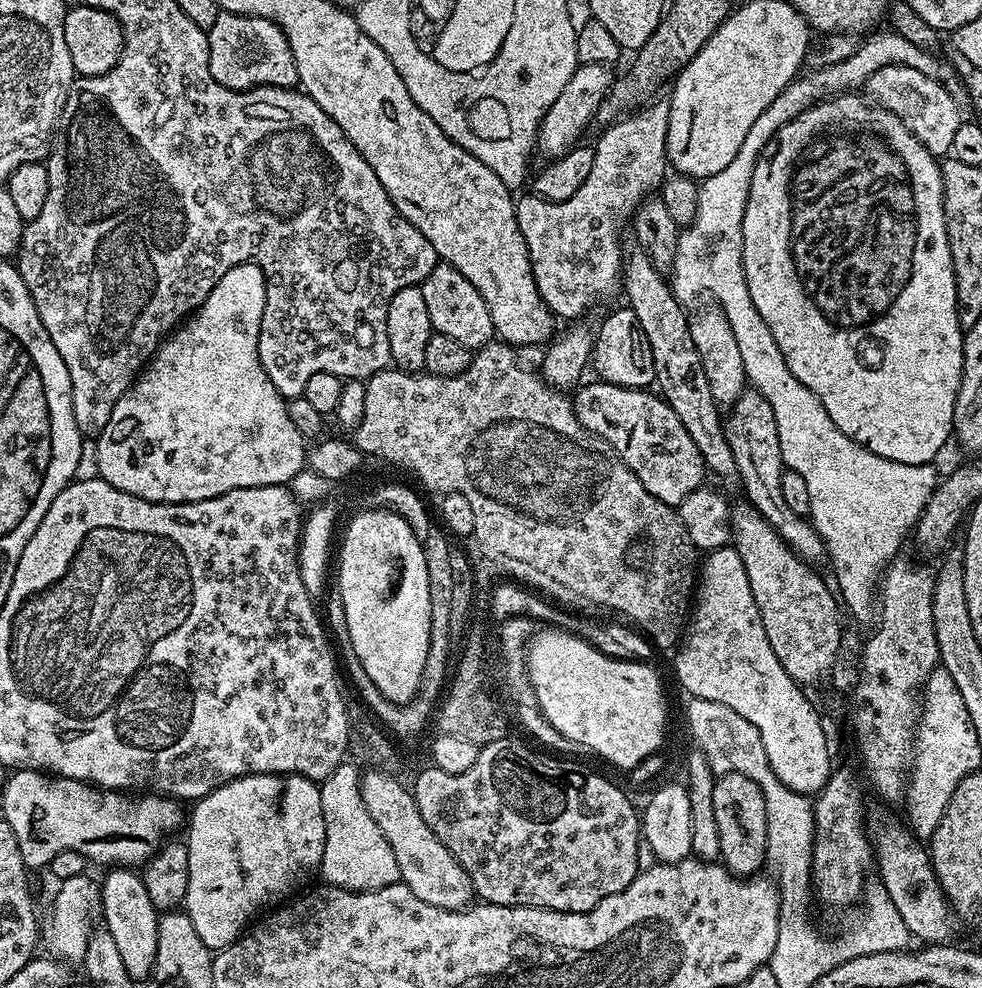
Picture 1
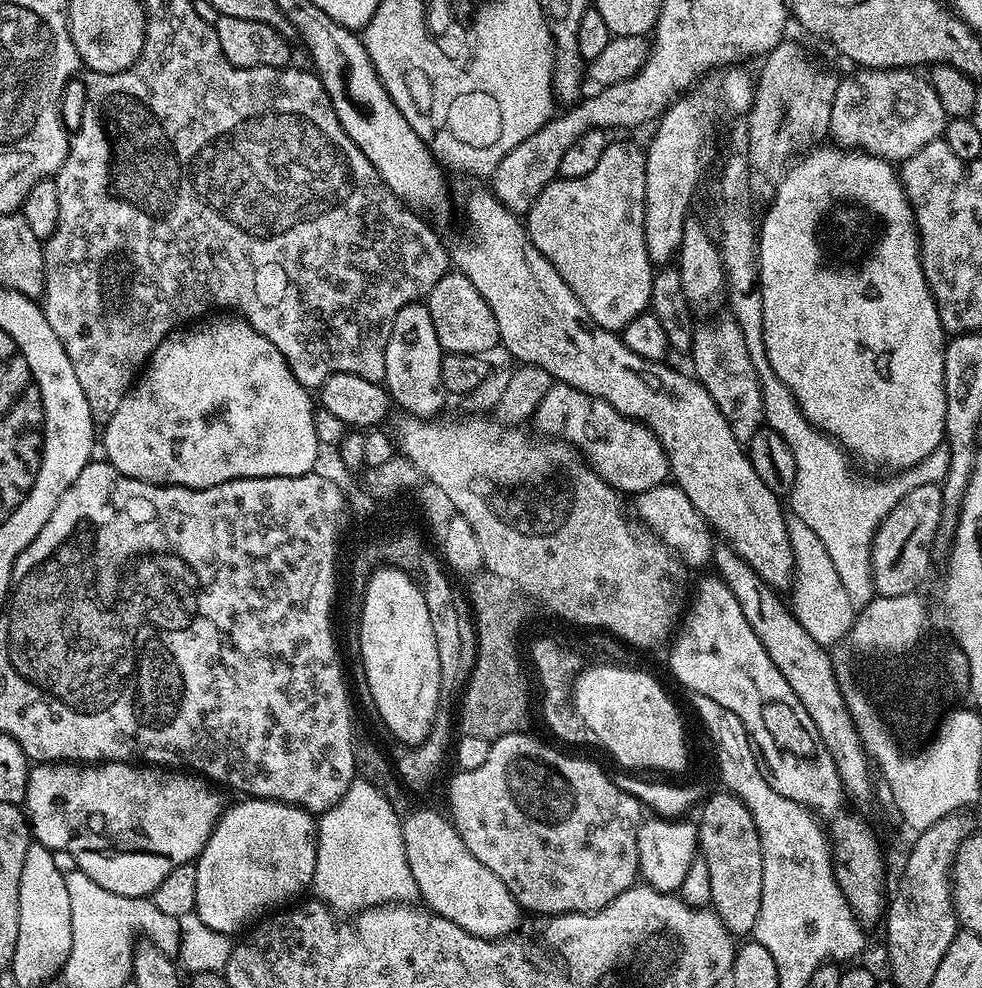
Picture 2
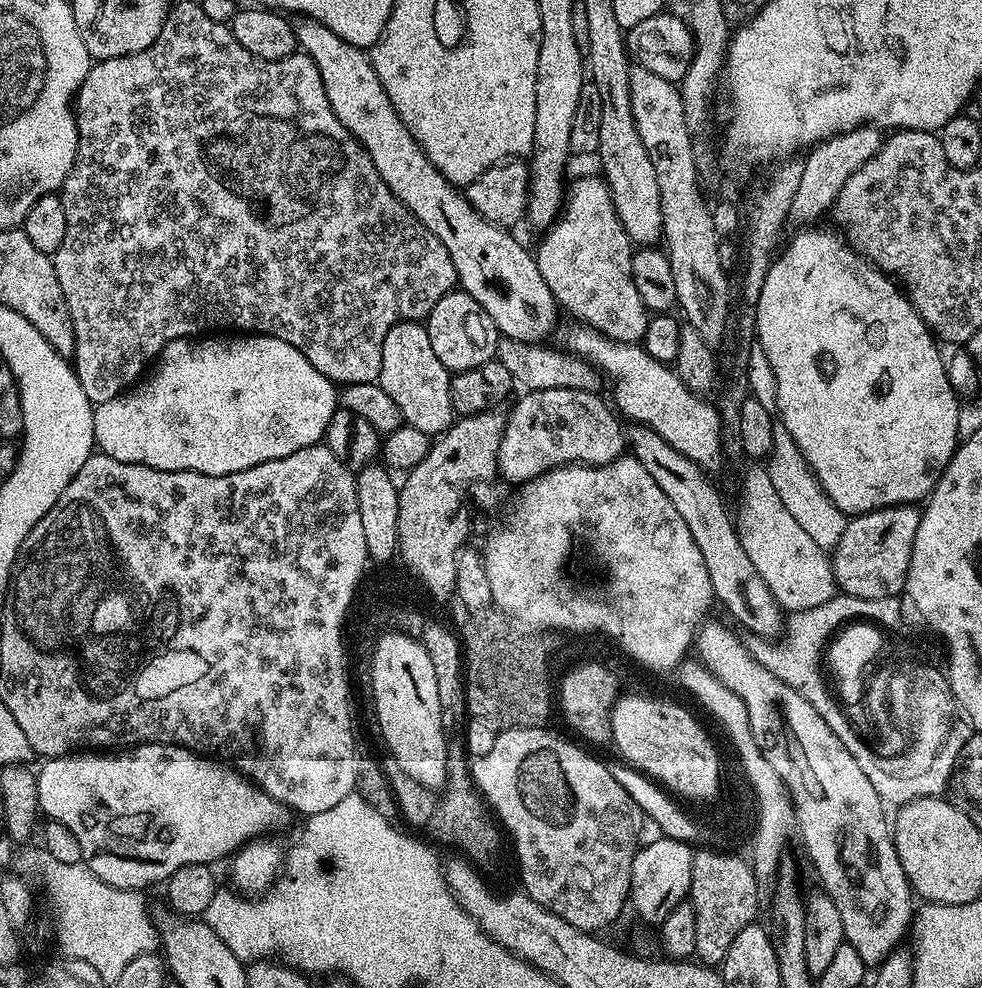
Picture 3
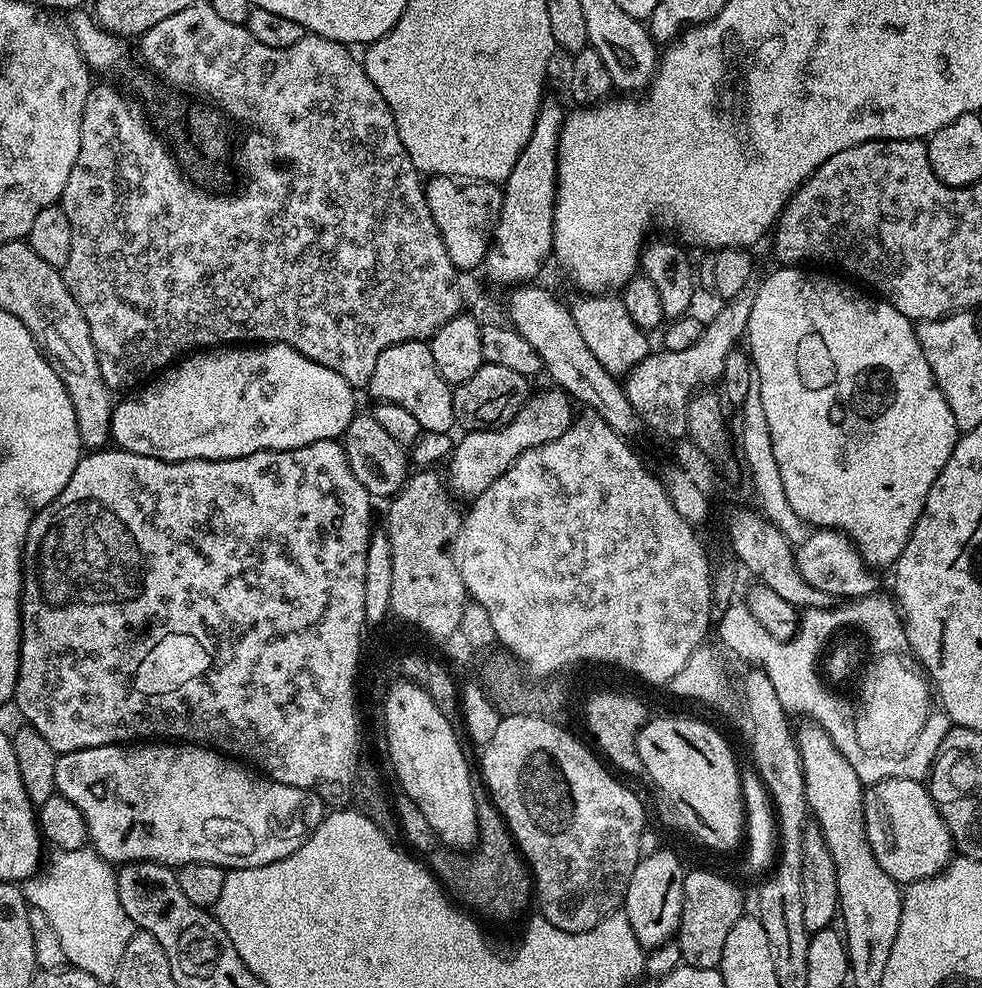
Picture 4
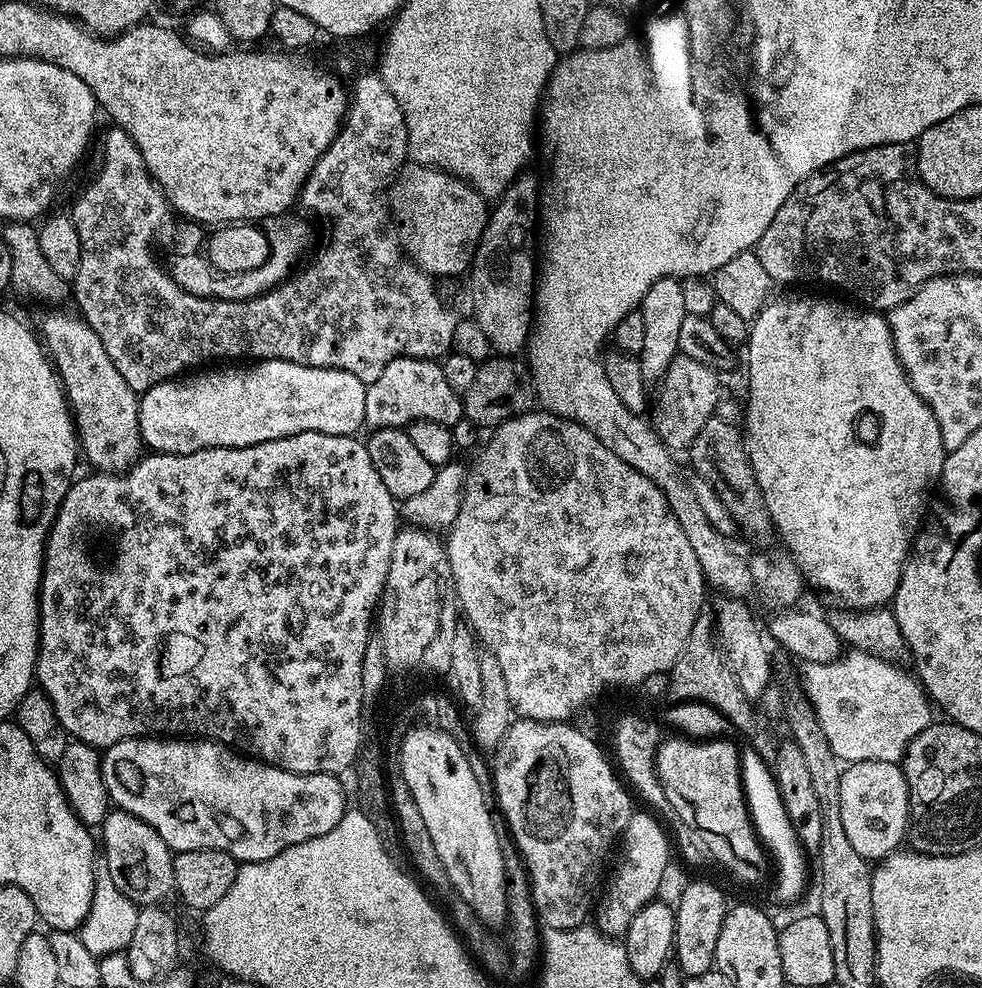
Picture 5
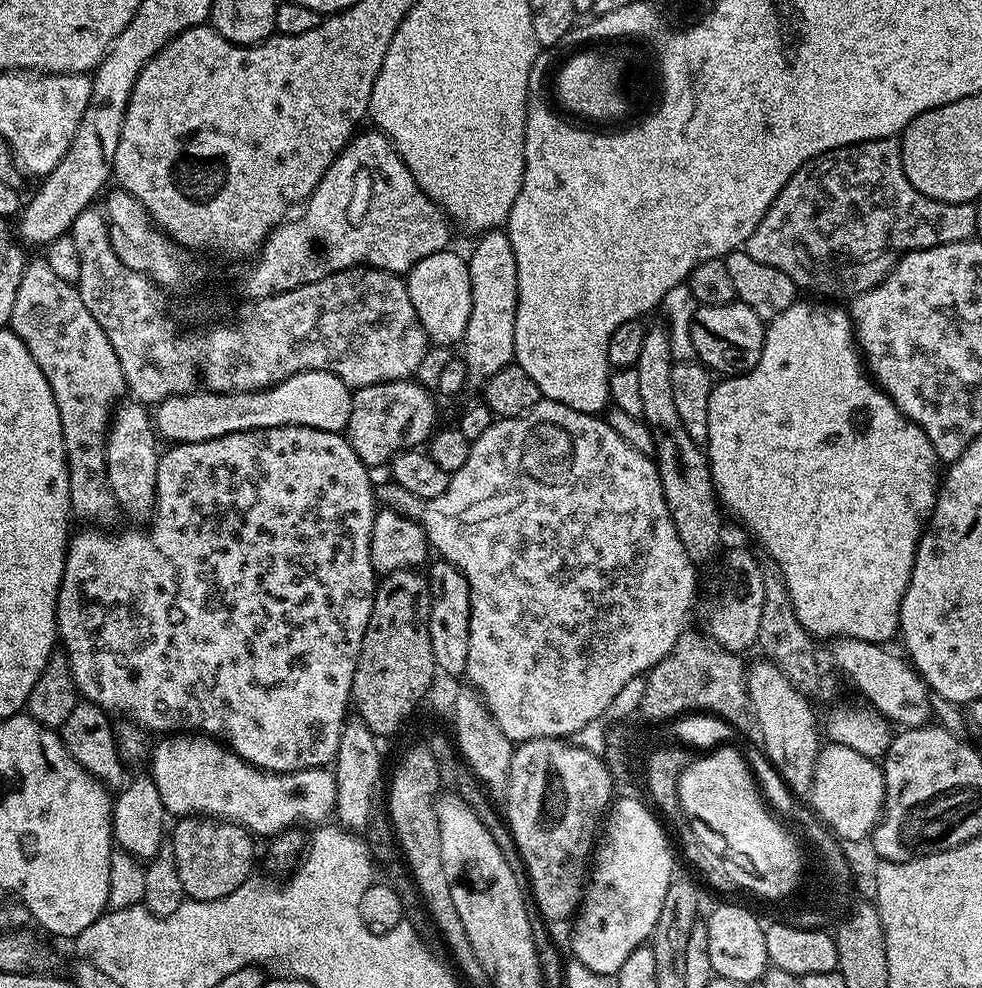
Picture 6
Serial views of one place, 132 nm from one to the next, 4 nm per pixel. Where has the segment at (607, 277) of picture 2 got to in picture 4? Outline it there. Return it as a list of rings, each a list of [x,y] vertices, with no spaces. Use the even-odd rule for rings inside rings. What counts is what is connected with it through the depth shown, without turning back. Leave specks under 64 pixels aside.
[[[588,294],[580,299],[584,300],[578,301],[576,305],[573,303],[570,311],[578,326],[578,334],[582,334],[590,354],[594,354],[594,358],[598,358],[598,362],[602,362],[602,366],[606,366],[612,376],[624,378],[635,372],[650,354],[649,333],[634,326],[634,318],[626,314],[626,306],[619,295]]]

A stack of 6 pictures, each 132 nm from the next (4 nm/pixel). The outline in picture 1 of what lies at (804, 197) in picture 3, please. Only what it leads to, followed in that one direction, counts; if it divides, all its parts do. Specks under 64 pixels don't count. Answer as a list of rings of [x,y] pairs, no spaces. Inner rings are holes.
[[[882,66],[882,70],[878,70],[878,74],[874,74],[868,80],[866,92],[880,107],[890,114],[898,116],[906,126],[906,130],[910,130],[910,134],[914,134],[914,138],[918,138],[918,142],[922,142],[922,146],[926,146],[926,150],[930,150],[933,156],[940,158],[951,153],[954,134],[962,122],[962,116],[960,116],[962,108],[961,105],[954,102],[954,98],[944,89],[944,85],[940,81],[926,78],[926,74],[922,74],[910,66]]]

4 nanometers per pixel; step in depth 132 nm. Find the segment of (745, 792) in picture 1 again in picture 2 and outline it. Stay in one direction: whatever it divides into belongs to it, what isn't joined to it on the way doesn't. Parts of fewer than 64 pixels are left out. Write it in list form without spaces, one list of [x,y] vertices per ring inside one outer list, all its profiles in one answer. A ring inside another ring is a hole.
[[[719,791],[713,796],[711,793],[699,809],[701,812],[700,820],[698,819],[698,850],[710,869],[711,907],[716,917],[726,925],[733,937],[744,938],[751,933],[752,927],[758,922],[758,910],[762,906],[762,846],[748,807],[731,792]]]

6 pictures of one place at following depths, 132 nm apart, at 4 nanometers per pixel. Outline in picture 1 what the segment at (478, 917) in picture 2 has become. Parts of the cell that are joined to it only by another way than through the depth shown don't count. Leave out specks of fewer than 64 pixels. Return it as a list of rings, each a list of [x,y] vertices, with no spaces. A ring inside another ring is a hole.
[[[368,770],[361,775],[360,789],[362,802],[366,802],[366,810],[370,810],[370,818],[378,822],[378,830],[386,834],[386,842],[390,842],[390,850],[394,850],[394,862],[398,862],[400,880],[422,902],[430,902],[430,906],[438,906],[446,910],[462,909],[473,903],[472,883],[462,870],[462,866],[438,842],[434,830],[426,826],[422,814],[418,814],[416,797],[400,785],[395,776],[387,776],[378,771]]]

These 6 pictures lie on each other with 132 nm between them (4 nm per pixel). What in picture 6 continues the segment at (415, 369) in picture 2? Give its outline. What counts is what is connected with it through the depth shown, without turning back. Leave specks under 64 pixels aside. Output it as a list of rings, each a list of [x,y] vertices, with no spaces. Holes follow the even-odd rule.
[[[415,379],[391,380],[353,391],[350,418],[346,429],[348,445],[363,464],[376,470],[405,450],[416,450],[431,437],[436,424],[433,393]]]

